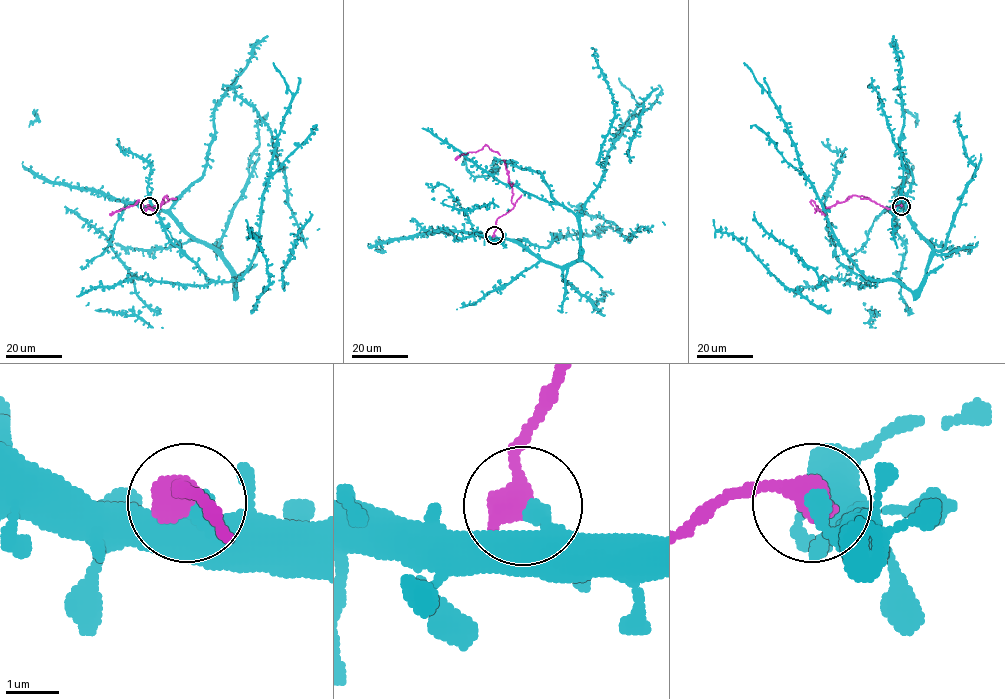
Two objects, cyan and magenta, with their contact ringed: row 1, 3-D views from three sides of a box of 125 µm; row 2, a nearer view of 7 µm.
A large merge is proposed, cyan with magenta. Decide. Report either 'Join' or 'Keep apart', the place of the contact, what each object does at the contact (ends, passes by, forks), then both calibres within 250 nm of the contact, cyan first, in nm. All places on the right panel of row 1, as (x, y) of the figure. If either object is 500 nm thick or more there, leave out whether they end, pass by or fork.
Keep apart. Place: (901, 206). Thickness 340 nm (cyan) against 600 nm

